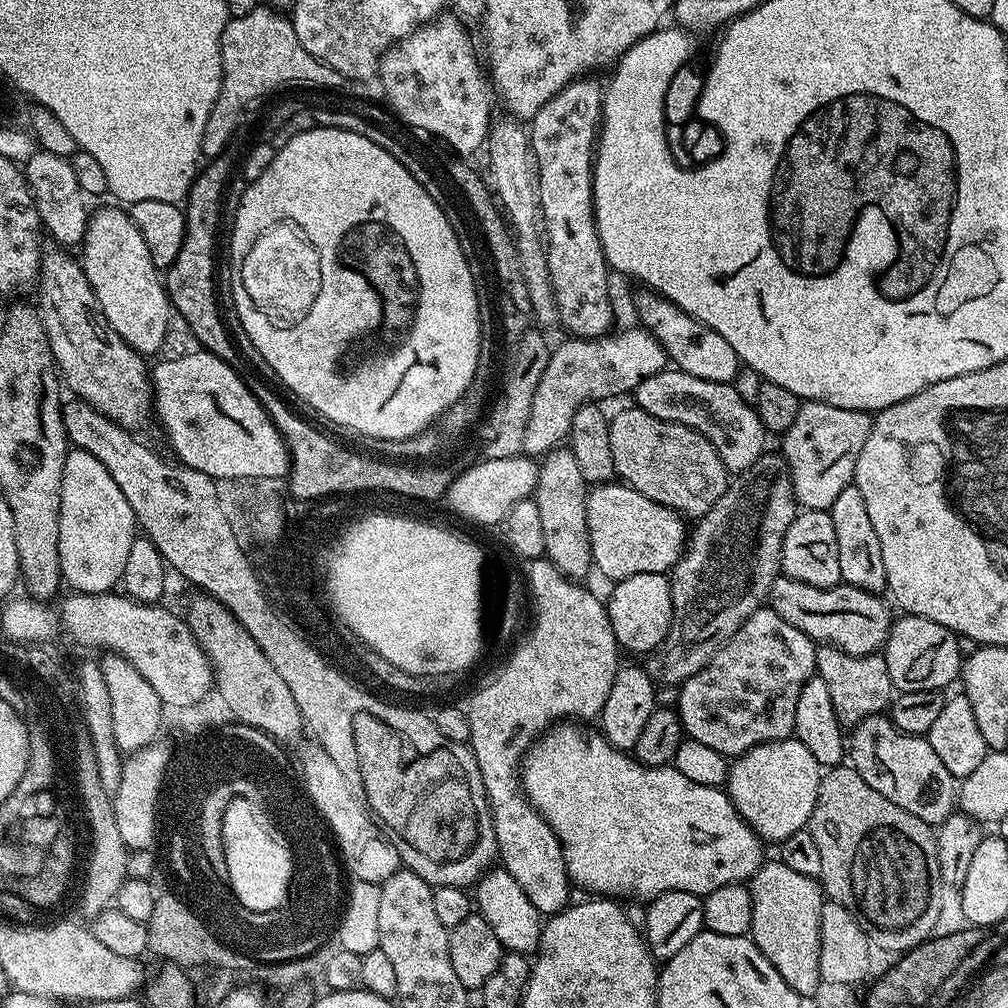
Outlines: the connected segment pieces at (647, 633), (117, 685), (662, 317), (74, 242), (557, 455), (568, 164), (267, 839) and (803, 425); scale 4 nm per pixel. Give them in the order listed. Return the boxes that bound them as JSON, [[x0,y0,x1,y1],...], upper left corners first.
[[606,573,672,654],[98,654,166,754],[636,290,741,384],[24,150,90,247],[534,446,594,582],[527,78,612,340],[221,797,294,912],[782,400,873,509]]

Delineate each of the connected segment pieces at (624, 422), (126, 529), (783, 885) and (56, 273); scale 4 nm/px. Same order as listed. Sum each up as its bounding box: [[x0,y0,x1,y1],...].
[[608,406,730,518],[58,448,138,594],[750,858,826,998],[36,248,154,432]]

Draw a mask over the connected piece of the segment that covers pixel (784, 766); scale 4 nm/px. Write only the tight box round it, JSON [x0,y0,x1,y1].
[726,740,822,842]

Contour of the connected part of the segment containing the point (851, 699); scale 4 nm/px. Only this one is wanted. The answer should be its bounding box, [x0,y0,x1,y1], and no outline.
[816,642,894,730]

